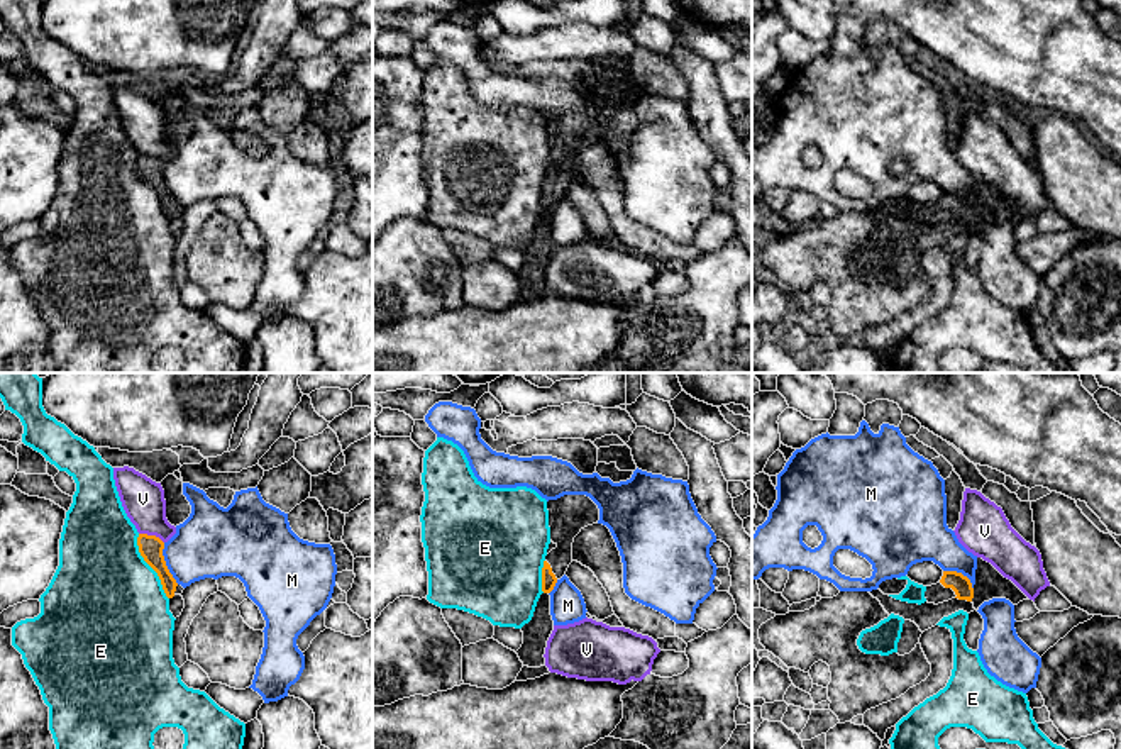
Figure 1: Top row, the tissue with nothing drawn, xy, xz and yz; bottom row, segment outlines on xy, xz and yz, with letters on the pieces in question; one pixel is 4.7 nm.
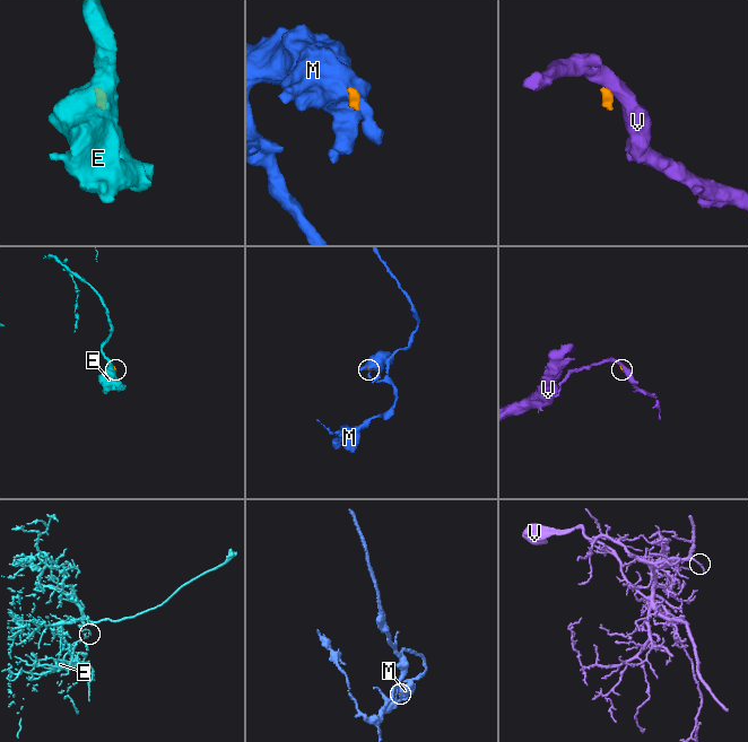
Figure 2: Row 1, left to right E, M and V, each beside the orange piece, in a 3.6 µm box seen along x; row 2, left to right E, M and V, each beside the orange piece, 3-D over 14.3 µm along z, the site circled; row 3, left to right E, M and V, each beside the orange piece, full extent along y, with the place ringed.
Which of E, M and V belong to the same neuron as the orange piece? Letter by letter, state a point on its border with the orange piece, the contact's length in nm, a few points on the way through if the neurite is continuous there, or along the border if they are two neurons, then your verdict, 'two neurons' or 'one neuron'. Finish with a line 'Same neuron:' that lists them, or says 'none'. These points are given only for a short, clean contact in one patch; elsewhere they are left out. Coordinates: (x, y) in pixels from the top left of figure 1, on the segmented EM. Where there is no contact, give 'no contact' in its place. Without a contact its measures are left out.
E: contact xy (149, 565); length 340 nm; border xy (138, 534), (138, 551), (156, 573), (168, 599); two neurons
M: contact xy (165, 563); length 220 nm; border xy (163, 543), (165, 565), (178, 583); two neurons
V: contact xy (151, 536); length 130 nm; border xy (139, 532), (156, 536), (163, 543); two neurons
Same neuron: none

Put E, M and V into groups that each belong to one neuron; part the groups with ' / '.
E / M / V

